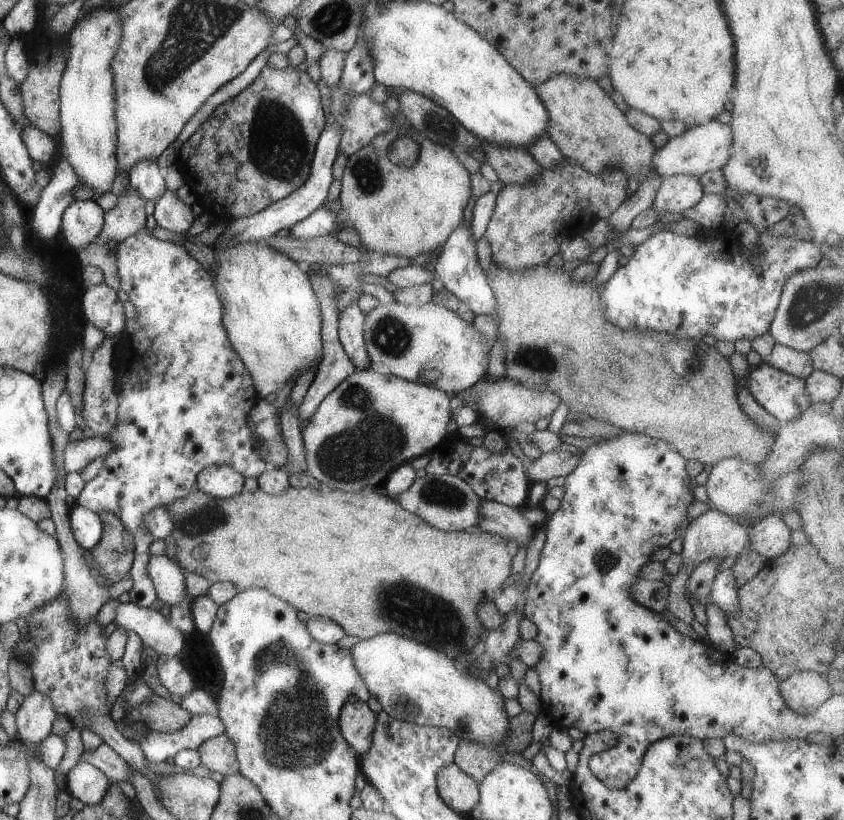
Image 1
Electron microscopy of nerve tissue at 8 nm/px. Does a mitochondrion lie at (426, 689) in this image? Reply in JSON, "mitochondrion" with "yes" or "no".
{"mitochondrion":"no"}

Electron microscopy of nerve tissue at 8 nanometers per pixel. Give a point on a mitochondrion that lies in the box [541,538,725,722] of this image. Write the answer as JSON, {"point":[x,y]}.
{"point":[604,561]}

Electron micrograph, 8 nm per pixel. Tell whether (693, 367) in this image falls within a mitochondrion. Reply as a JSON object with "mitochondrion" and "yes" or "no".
{"mitochondrion":"no"}

